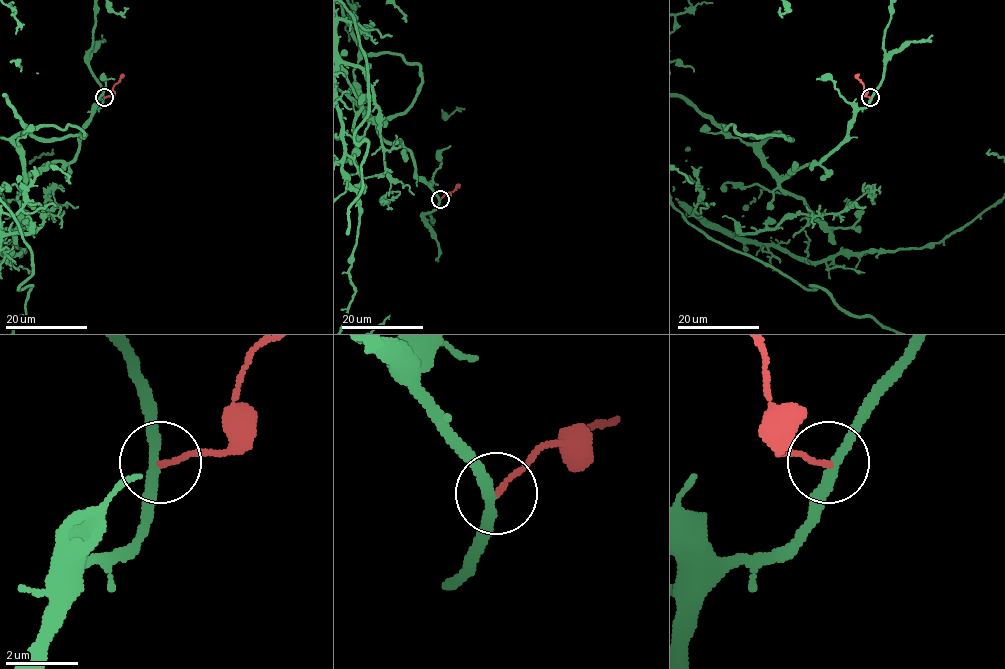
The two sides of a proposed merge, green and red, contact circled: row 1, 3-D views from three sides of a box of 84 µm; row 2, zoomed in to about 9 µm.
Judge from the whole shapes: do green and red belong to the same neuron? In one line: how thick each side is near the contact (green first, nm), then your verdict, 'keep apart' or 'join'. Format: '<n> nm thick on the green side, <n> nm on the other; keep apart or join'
280 nm thick on the green side, 140 nm on the other; keep apart

